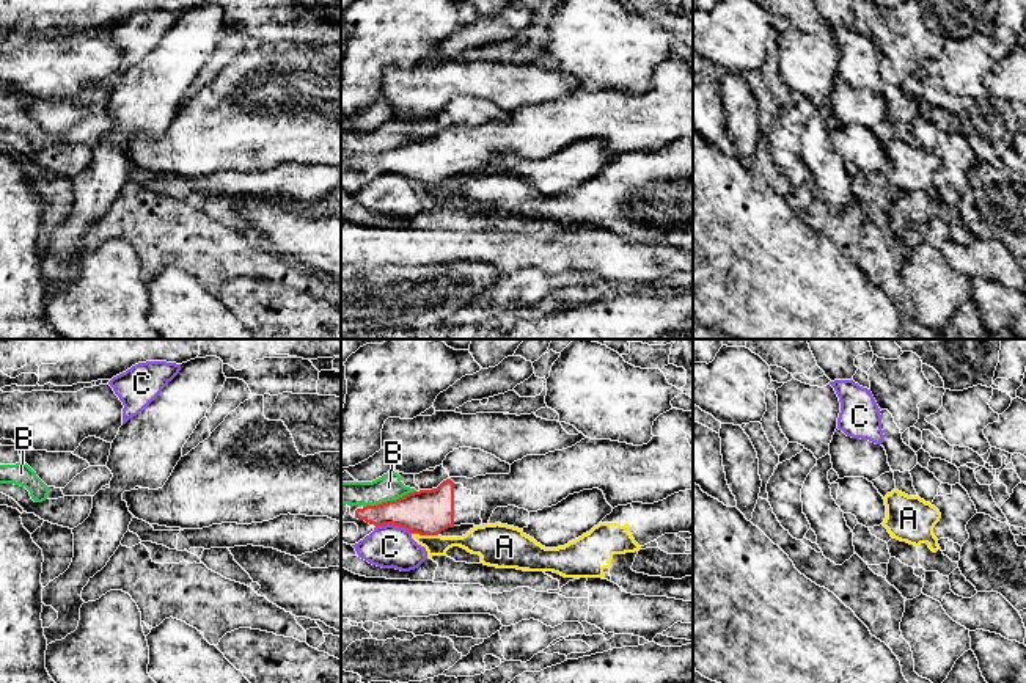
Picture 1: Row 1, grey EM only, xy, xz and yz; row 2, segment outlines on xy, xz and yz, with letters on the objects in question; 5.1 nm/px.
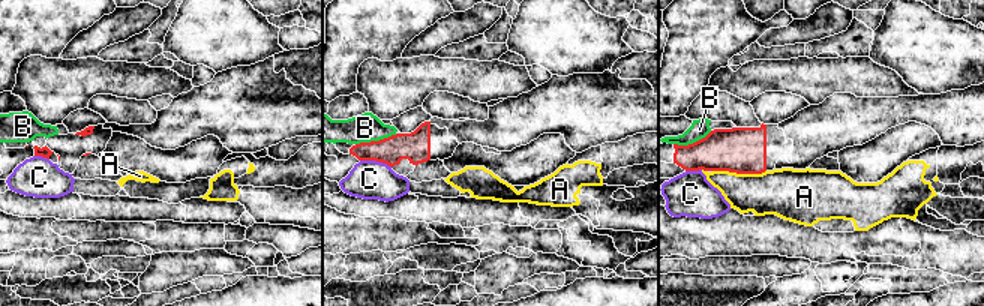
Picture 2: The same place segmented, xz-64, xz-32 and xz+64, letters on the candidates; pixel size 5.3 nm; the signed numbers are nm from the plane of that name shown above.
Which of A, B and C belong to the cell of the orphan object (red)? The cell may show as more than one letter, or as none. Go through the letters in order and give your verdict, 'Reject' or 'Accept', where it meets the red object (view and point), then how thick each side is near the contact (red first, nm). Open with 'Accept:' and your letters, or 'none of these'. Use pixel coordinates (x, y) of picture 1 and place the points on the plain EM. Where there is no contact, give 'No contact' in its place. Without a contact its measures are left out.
Accept: none of these
A: Reject. Touches red at xz (426, 182). Thickness 240 nm (red) against 110 nm
B: Reject. Touches red at xz (388, 149). Thickness 240 nm (red) against 140 nm
C: Reject. Touches red at xz (395, 173). Thickness 240 nm (red) against 220 nm

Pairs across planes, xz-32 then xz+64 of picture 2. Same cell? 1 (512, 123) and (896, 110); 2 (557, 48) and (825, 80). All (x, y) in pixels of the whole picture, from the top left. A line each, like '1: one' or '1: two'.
1: one
2: two

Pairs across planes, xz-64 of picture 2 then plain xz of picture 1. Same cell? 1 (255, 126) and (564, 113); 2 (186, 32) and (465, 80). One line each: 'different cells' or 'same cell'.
1: same cell
2: different cells

